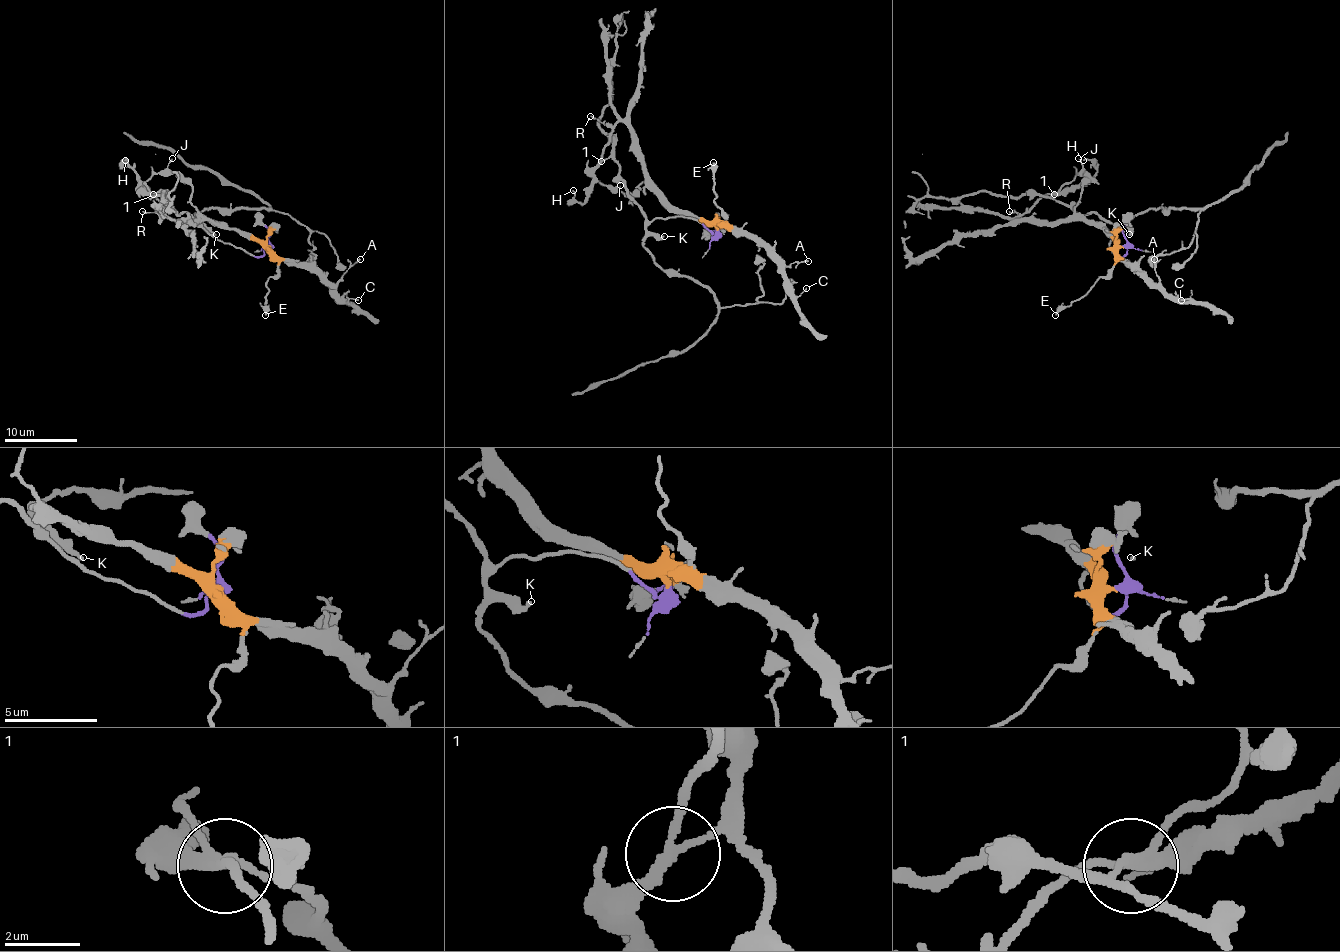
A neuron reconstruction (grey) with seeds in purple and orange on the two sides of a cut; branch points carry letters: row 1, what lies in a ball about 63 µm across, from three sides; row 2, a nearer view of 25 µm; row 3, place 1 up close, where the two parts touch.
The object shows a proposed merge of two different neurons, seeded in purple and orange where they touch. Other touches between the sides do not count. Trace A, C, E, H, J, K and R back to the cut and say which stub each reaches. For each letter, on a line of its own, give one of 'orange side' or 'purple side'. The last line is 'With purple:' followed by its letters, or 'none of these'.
A: orange side
C: orange side
E: orange side
H: orange side
J: purple side
K: purple side
R: orange side
With purple: J, K

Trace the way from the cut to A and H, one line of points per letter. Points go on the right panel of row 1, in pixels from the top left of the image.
A: (1123, 246), (1117, 253), (1156, 284), (1159, 277), (1154, 258)
H: (1123, 246), (1092, 224), (1015, 220), (1046, 194), (1073, 191), (1090, 180), (1097, 167), (1090, 160), (1082, 160)

